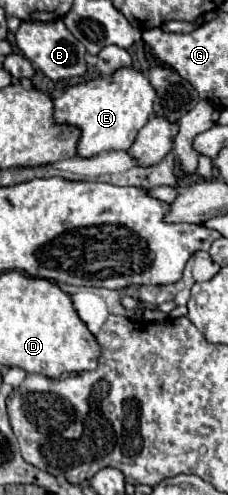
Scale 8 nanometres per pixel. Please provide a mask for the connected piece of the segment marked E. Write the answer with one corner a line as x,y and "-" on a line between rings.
124,67
112,77
98,77
64,91
62,97
54,101
54,123
80,129
80,139
76,145
78,157
86,159
104,151
128,151
138,131
152,115
154,97
156,93
146,75
132,67

